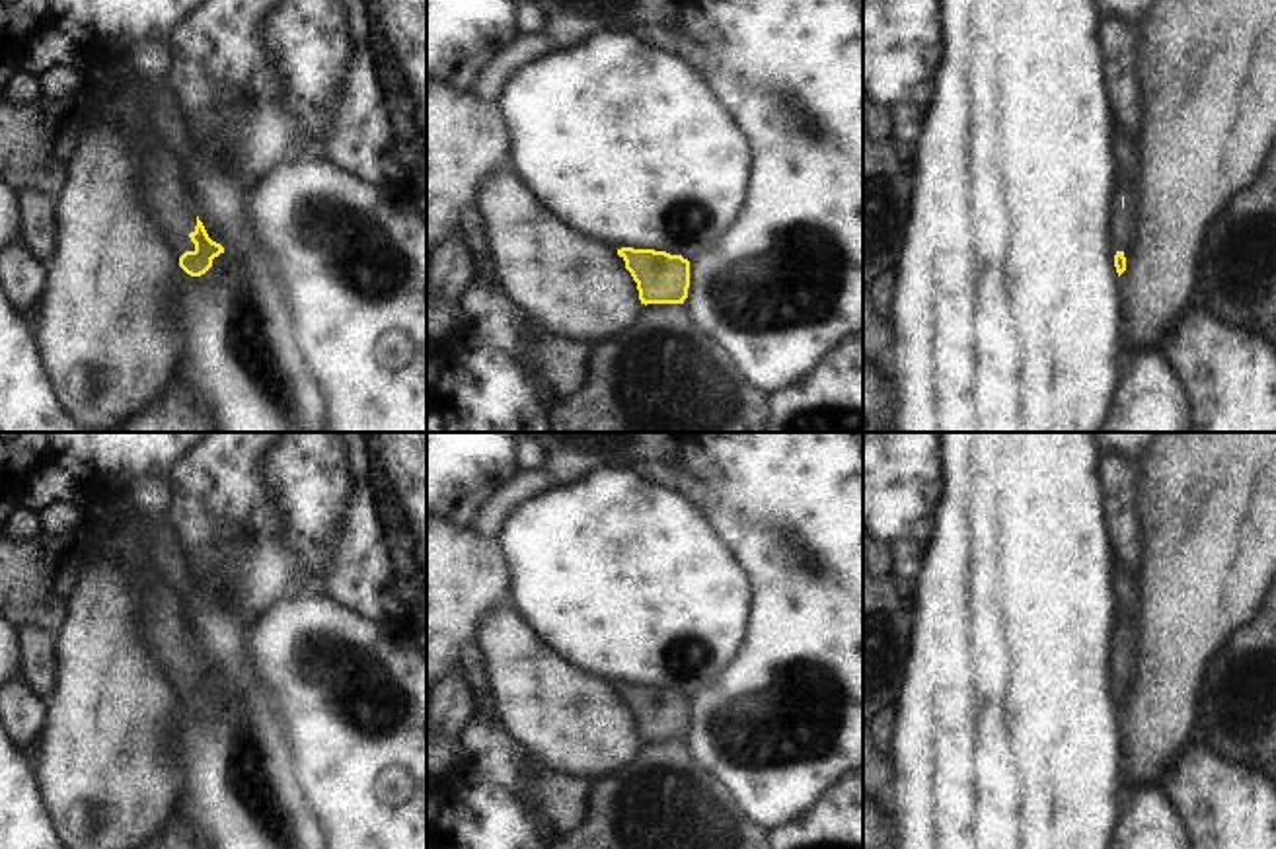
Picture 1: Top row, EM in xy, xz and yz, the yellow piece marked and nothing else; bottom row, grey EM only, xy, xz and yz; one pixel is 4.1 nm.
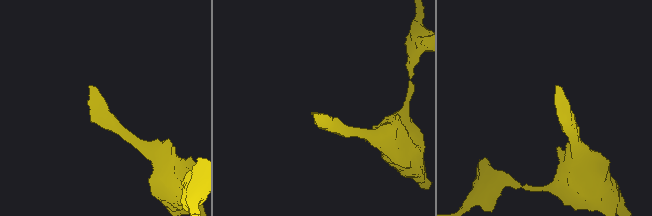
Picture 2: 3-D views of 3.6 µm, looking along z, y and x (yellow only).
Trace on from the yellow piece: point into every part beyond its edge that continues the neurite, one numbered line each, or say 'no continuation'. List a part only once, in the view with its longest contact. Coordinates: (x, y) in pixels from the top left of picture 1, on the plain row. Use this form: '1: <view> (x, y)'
1: xy (160, 606)

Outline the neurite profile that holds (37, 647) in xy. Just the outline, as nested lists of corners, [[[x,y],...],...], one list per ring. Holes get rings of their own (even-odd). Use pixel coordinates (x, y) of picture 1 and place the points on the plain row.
[[[23,627],[18,629],[21,645],[21,670],[19,678],[37,693],[47,699],[56,683],[56,633]]]

